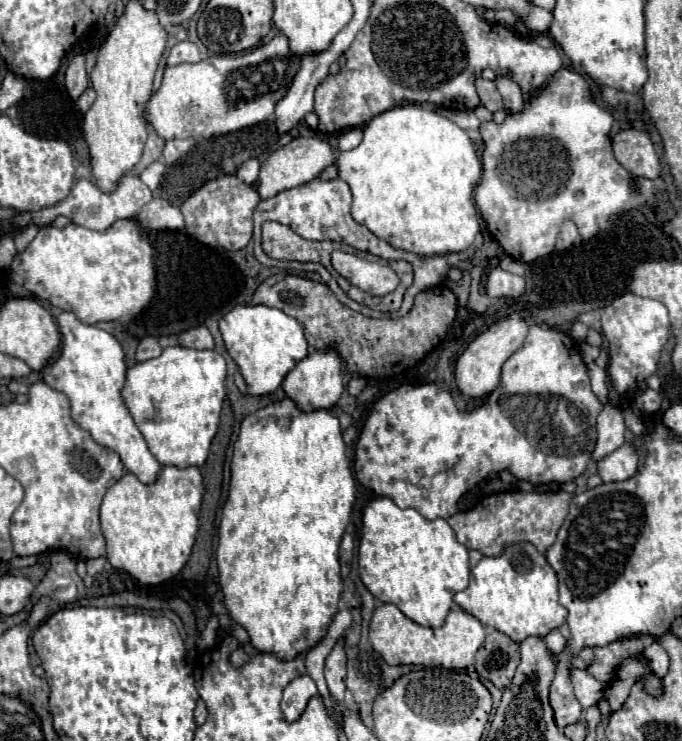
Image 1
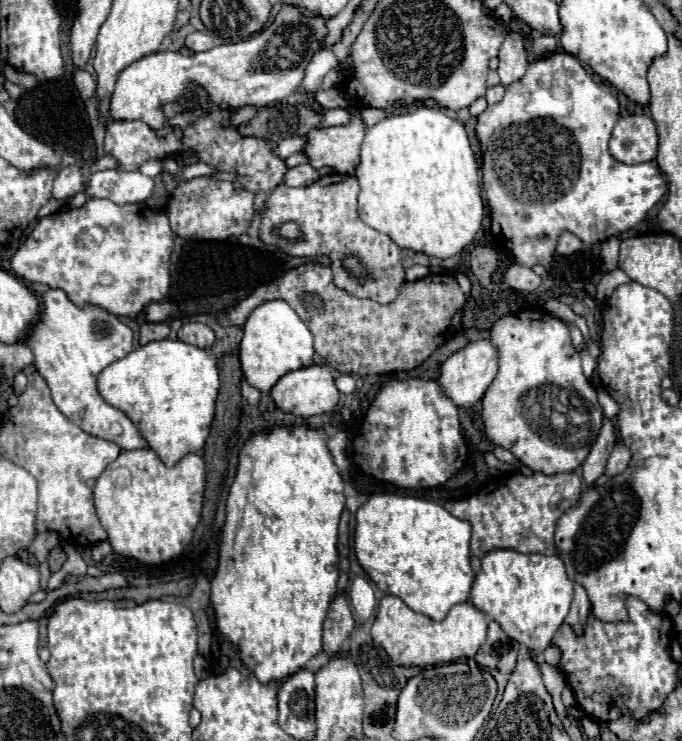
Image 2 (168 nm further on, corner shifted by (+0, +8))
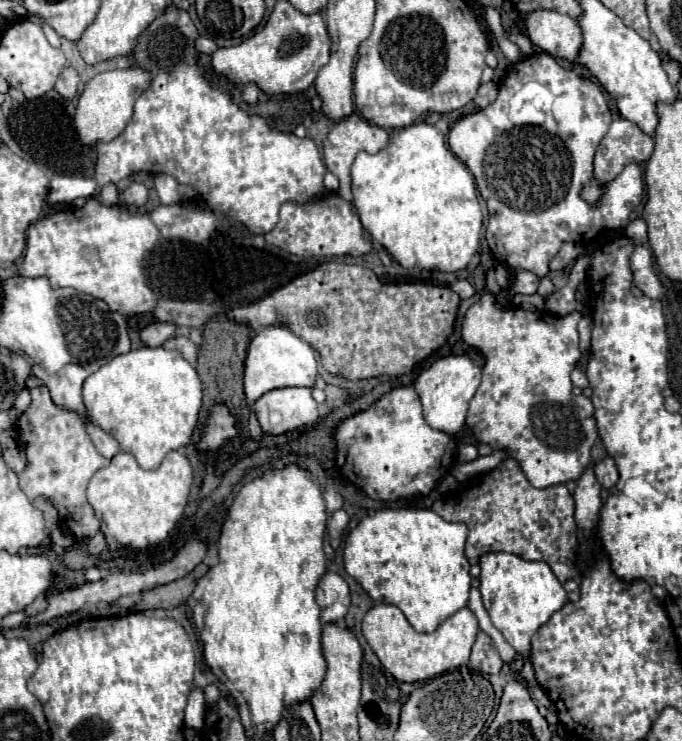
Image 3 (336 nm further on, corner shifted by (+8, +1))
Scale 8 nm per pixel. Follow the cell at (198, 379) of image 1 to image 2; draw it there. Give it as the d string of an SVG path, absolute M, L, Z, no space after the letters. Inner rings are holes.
M178 339L154 341L138 347L98 375L98 391L102 399L132 419L148 447L156 451L168 467L180 461L186 453L204 447L214 419L218 387L218 365L210 351Z

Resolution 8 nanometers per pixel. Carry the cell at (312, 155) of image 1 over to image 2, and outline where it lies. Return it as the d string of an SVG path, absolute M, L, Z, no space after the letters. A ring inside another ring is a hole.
M352 109L348 125L312 129L308 133L308 147L304 153L310 157L312 167L332 167L338 173L354 175L356 163L360 163L360 145L366 133L366 125L360 117L360 109Z

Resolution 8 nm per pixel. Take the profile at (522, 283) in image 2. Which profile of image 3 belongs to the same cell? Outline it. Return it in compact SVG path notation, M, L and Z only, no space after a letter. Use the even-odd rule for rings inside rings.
M518 272L512 282L512 292L514 294L534 294L536 292L534 278L536 278L536 288L538 288L538 282L540 282L538 276L534 276L532 272Z

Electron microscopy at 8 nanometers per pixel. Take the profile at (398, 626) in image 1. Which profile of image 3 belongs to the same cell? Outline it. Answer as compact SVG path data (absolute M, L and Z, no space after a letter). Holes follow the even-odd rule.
M376 604L362 620L362 636L382 666L400 682L418 682L467 665L478 634L478 620L470 608L446 618L434 632L416 632L406 616L392 604Z

